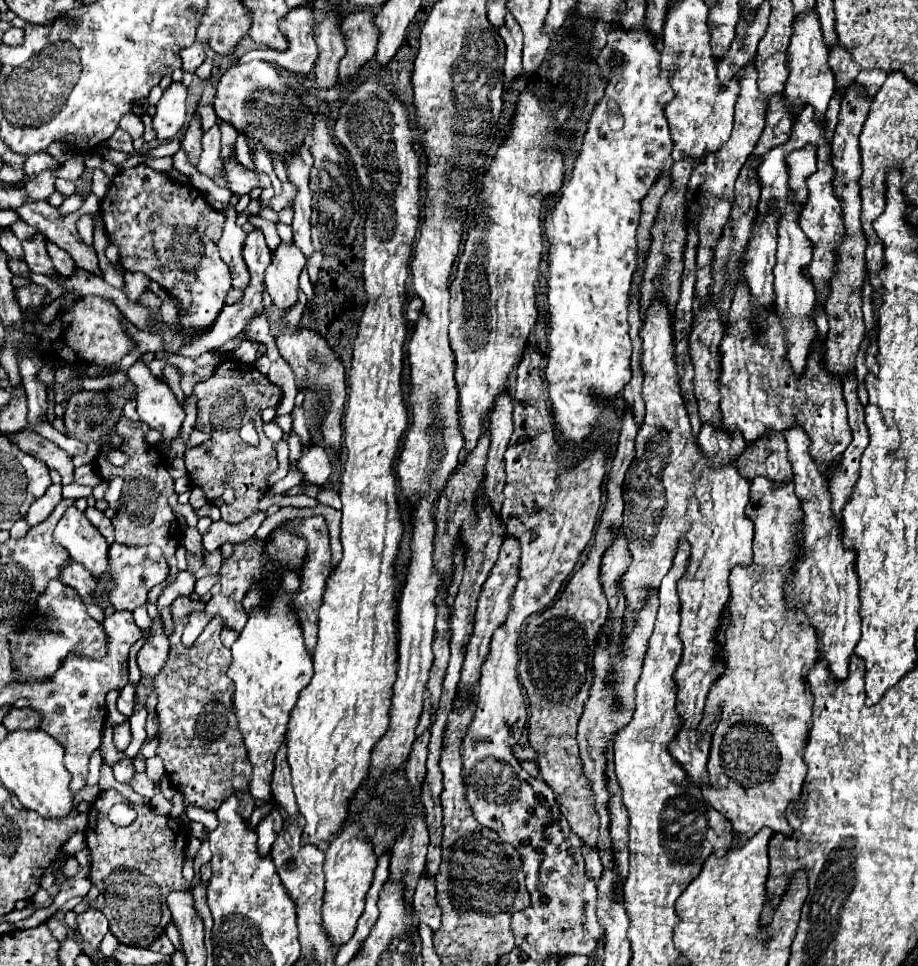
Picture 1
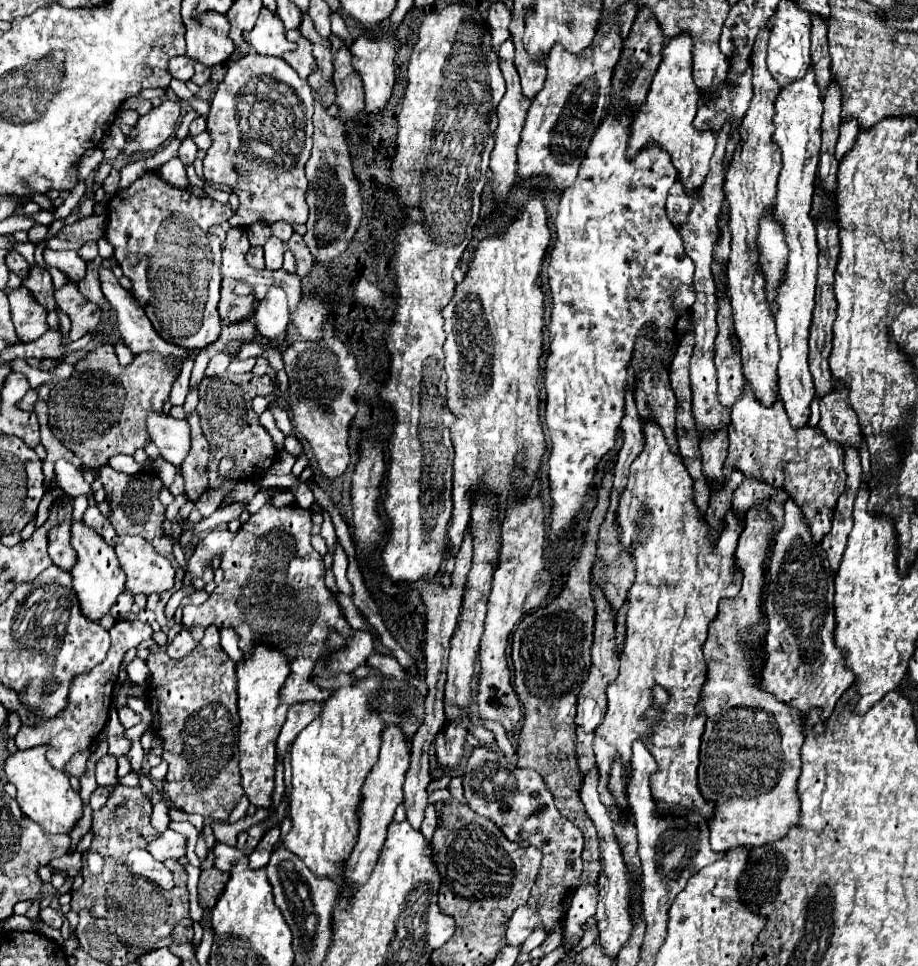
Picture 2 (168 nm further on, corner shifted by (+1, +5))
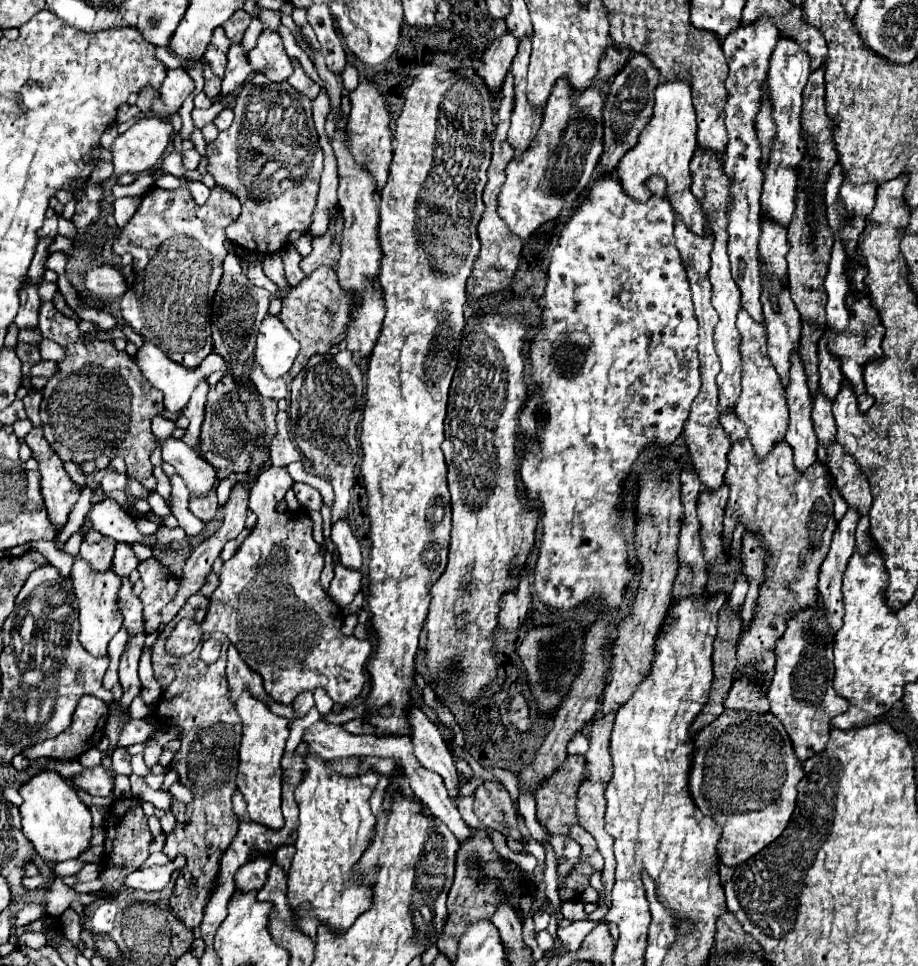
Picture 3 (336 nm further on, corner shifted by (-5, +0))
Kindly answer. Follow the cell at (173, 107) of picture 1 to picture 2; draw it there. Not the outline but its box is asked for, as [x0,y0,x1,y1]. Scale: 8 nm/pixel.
[122,99,180,155]

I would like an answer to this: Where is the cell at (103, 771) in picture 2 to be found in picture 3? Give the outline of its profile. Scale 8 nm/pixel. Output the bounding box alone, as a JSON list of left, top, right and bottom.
[74,766,114,796]

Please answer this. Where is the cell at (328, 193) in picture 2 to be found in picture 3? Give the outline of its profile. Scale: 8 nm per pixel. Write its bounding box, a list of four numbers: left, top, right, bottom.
[300,210,344,276]

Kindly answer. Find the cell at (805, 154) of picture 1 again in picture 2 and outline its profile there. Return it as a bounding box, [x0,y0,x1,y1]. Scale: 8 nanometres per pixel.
[774,71,822,429]

